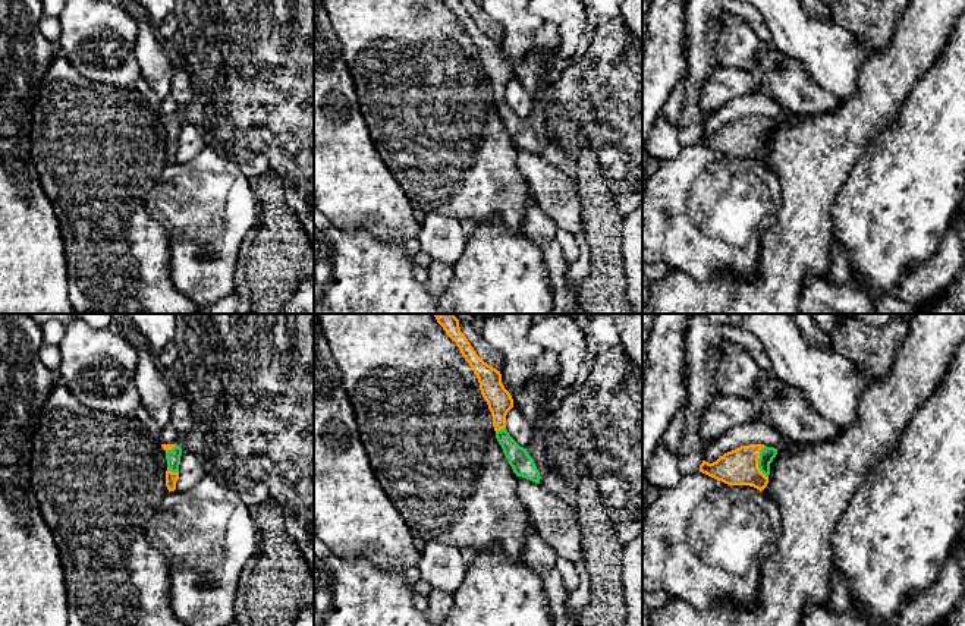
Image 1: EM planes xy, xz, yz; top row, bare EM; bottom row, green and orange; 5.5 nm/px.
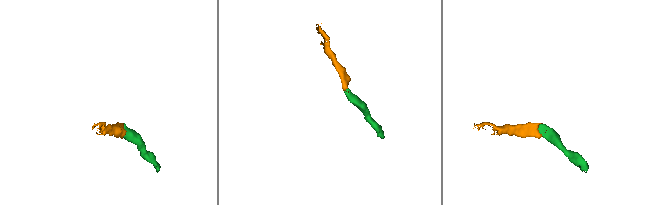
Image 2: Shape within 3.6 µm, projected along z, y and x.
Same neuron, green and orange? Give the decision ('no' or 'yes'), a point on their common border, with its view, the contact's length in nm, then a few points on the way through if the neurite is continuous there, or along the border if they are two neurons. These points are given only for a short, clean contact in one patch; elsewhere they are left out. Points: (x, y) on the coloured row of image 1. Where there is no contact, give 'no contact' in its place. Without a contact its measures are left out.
yes; meets green in yz at (758, 462); contact 180 nm long; runs through yz (766, 453), (758, 462), (739, 466)

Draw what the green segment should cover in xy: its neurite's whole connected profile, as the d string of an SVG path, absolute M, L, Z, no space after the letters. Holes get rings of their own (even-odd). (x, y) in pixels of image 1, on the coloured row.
M161 444L166 450L167 471L166 471L166 487L169 491L176 490L176 482L179 479L179 465L182 449L177 444Z

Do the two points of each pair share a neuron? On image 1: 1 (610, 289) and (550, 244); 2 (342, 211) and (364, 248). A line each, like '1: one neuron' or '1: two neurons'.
1: two neurons
2: two neurons

